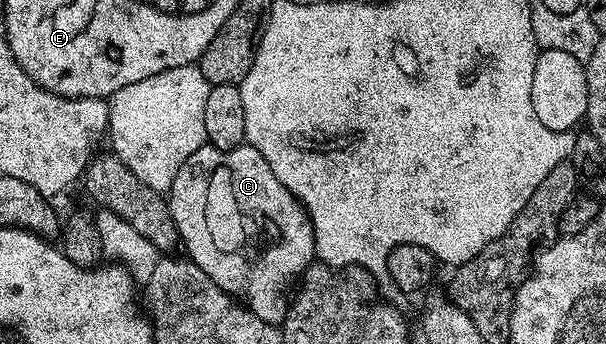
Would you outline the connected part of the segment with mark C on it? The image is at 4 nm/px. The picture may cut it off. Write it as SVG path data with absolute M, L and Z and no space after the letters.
M249 144L228 151L202 145L184 160L180 172L176 172L168 201L181 245L186 246L185 253L190 261L207 273L222 291L243 301L265 323L280 326L289 310L291 291L306 267L315 261L314 229L302 203L280 180L276 180L259 150Z

